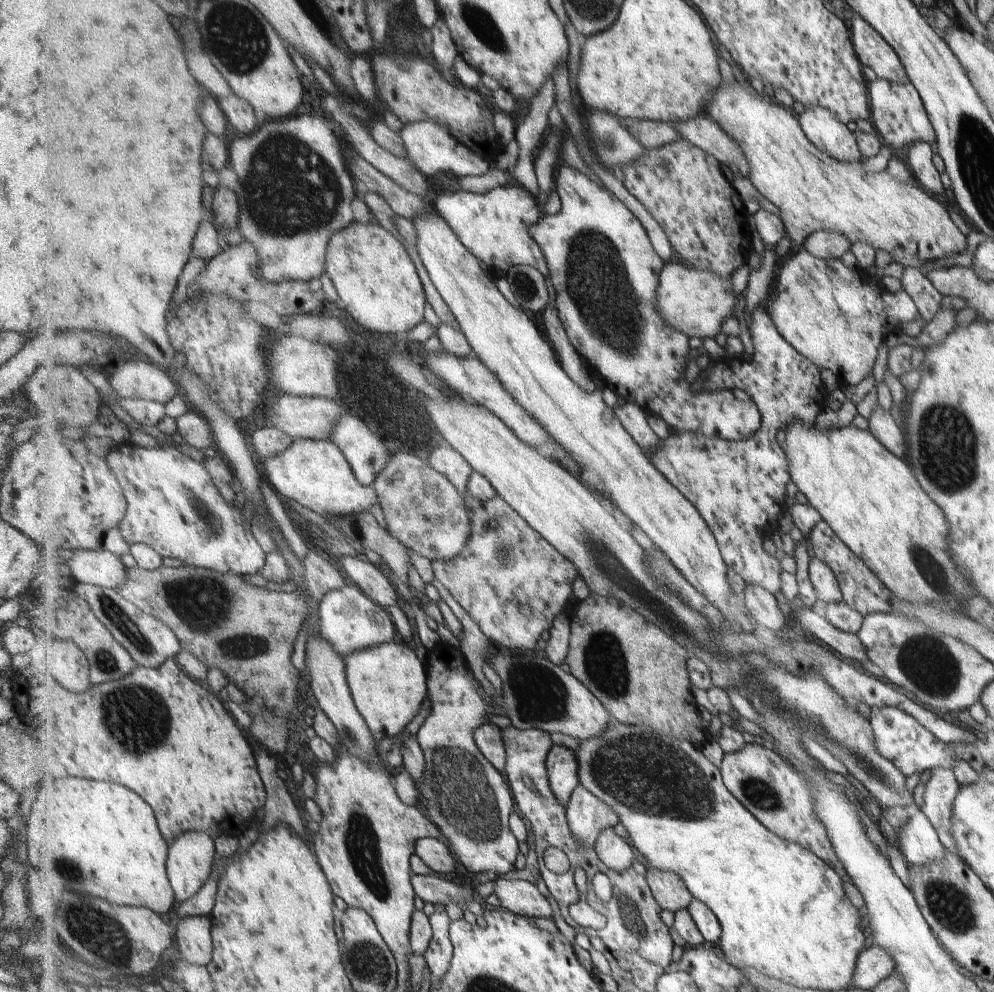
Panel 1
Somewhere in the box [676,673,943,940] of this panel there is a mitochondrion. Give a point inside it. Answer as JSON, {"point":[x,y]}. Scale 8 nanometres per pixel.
{"point":[861,760]}

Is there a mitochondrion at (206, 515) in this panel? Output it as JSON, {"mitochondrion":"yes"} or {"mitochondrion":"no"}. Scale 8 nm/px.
{"mitochondrion":"yes"}

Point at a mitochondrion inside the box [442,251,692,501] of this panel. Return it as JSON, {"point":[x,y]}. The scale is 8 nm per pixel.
{"point":[526,286]}

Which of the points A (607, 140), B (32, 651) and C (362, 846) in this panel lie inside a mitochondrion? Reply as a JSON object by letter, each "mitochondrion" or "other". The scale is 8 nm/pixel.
{"A":"mitochondrion","B":"other","C":"mitochondrion"}

